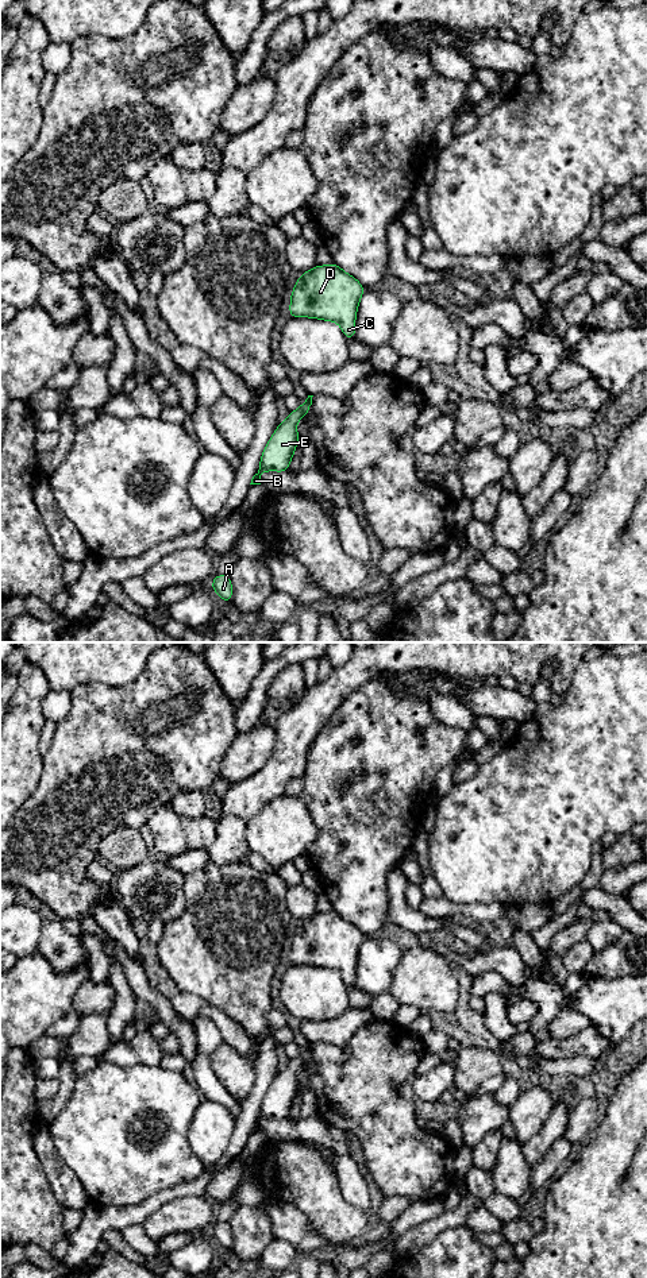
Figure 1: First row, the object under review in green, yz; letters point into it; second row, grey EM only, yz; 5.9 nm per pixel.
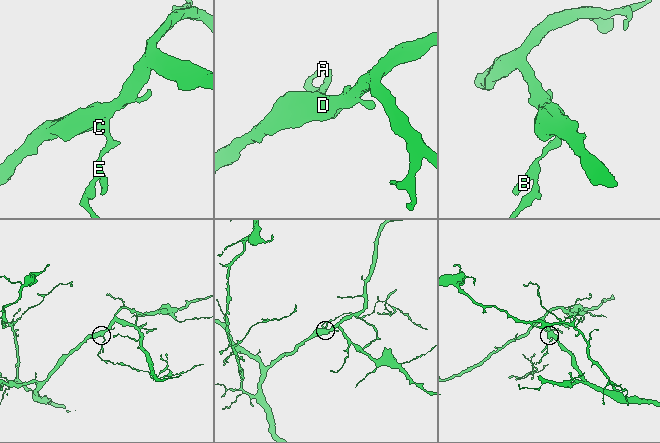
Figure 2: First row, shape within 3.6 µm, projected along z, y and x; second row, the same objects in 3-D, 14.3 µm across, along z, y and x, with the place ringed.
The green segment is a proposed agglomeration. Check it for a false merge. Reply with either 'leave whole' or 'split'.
leave whole

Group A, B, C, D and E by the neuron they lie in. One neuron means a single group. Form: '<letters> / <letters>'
A B C D E

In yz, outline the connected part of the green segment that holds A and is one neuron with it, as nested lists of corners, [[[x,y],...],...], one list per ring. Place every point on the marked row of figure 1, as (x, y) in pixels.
[[[230,575],[212,578],[212,591],[215,591],[226,603],[232,599],[232,583]]]

